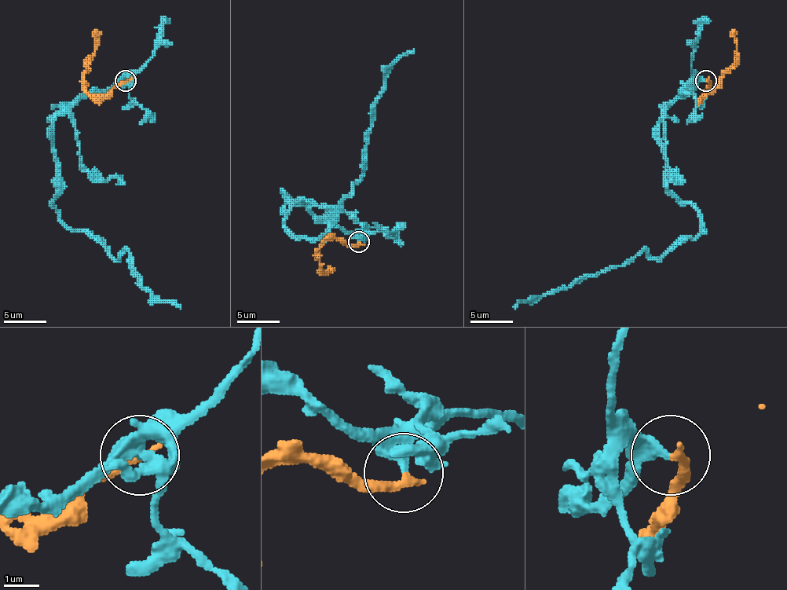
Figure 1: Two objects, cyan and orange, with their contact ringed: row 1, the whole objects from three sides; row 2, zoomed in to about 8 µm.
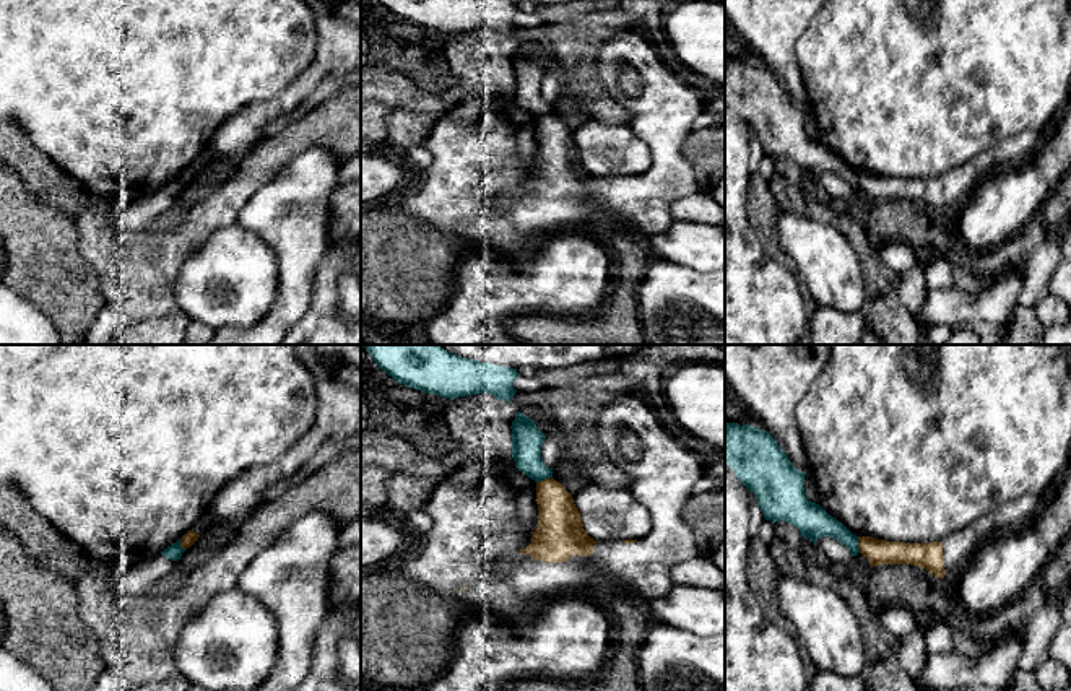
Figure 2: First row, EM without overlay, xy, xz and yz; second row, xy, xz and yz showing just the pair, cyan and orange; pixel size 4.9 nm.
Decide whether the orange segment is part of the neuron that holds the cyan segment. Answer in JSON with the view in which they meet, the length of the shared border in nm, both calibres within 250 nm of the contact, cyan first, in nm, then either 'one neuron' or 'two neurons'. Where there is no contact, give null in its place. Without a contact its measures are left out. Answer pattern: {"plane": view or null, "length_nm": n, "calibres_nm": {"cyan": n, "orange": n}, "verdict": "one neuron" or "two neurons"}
{"plane": "xz", "length_nm": 90, "calibres_nm": {"cyan": 160, "orange": 220}, "verdict": "two neurons"}

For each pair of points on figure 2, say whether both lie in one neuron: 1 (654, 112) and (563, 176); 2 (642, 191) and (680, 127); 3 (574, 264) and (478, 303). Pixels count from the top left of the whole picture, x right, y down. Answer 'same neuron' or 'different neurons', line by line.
1: same neuron
2: same neuron
3: same neuron

